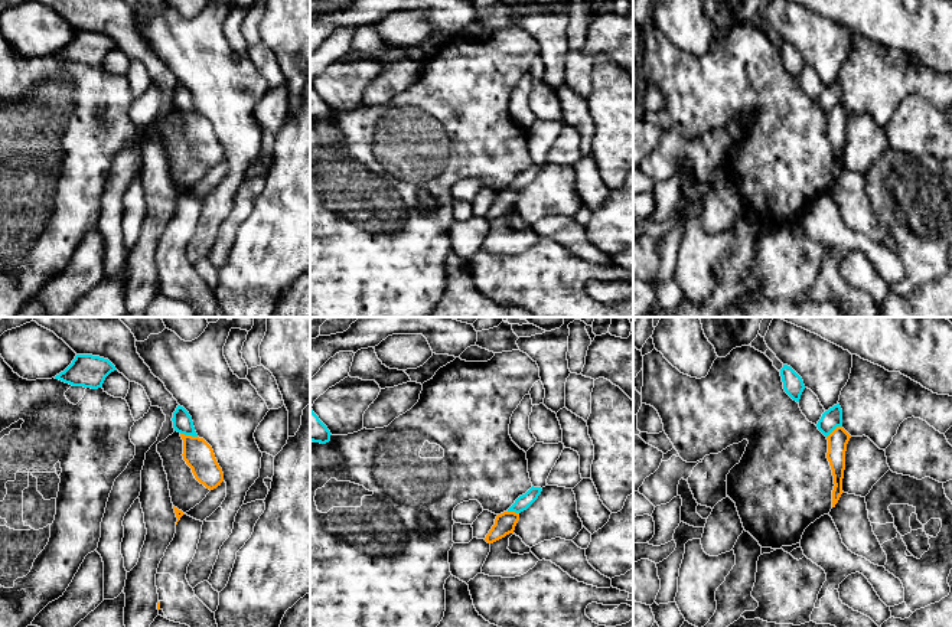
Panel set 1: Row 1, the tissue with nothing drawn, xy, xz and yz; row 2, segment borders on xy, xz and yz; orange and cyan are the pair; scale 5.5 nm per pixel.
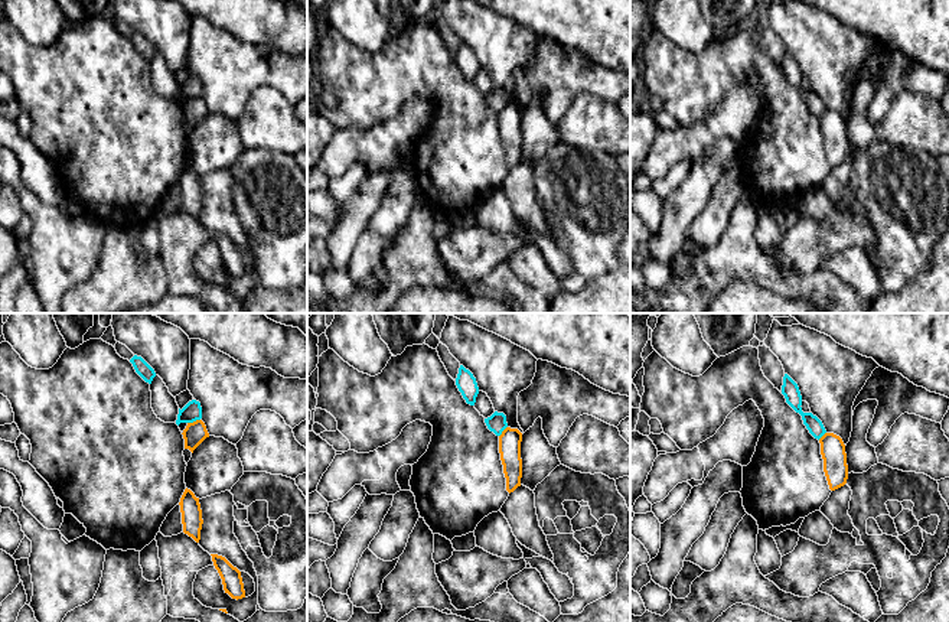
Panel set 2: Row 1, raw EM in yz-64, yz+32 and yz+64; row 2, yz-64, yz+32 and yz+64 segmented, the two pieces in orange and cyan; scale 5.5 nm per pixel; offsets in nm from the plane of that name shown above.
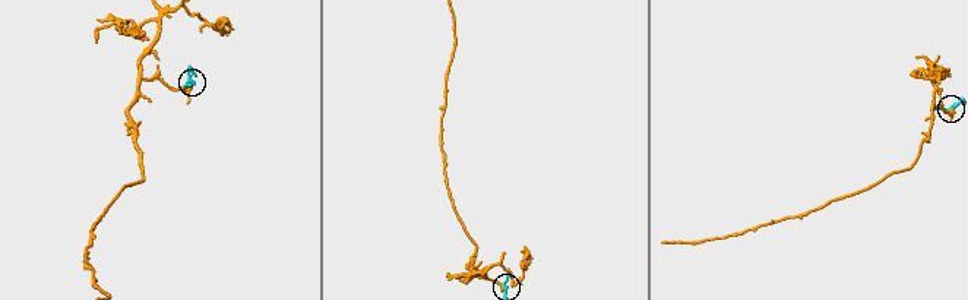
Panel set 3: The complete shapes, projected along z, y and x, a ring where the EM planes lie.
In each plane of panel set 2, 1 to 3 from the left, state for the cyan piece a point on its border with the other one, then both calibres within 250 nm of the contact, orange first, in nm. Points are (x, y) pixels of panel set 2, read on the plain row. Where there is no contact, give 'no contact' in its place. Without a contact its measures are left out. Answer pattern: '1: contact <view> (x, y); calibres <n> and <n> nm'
1: contact yz-64 (193, 98); calibres 120 and 110 nm
2: contact yz+32 (502, 108); calibres 130 and 110 nm
3: contact yz+64 (822, 113); calibres 140 and 90 nm

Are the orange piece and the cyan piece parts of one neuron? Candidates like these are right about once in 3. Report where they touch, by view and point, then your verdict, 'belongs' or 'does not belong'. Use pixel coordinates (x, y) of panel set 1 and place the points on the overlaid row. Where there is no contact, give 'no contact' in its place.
xy (189, 436) | does not belong

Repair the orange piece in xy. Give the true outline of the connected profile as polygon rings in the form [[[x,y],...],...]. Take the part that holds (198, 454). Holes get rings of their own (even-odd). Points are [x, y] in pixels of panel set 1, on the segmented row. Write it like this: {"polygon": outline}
{"polygon": [[[180,434],[183,440],[183,460],[192,468],[195,479],[206,489],[213,490],[224,481],[212,447],[199,437]]]}

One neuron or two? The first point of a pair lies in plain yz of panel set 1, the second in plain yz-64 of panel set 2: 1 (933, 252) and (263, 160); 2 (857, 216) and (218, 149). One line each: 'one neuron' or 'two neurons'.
1: one neuron
2: two neurons

